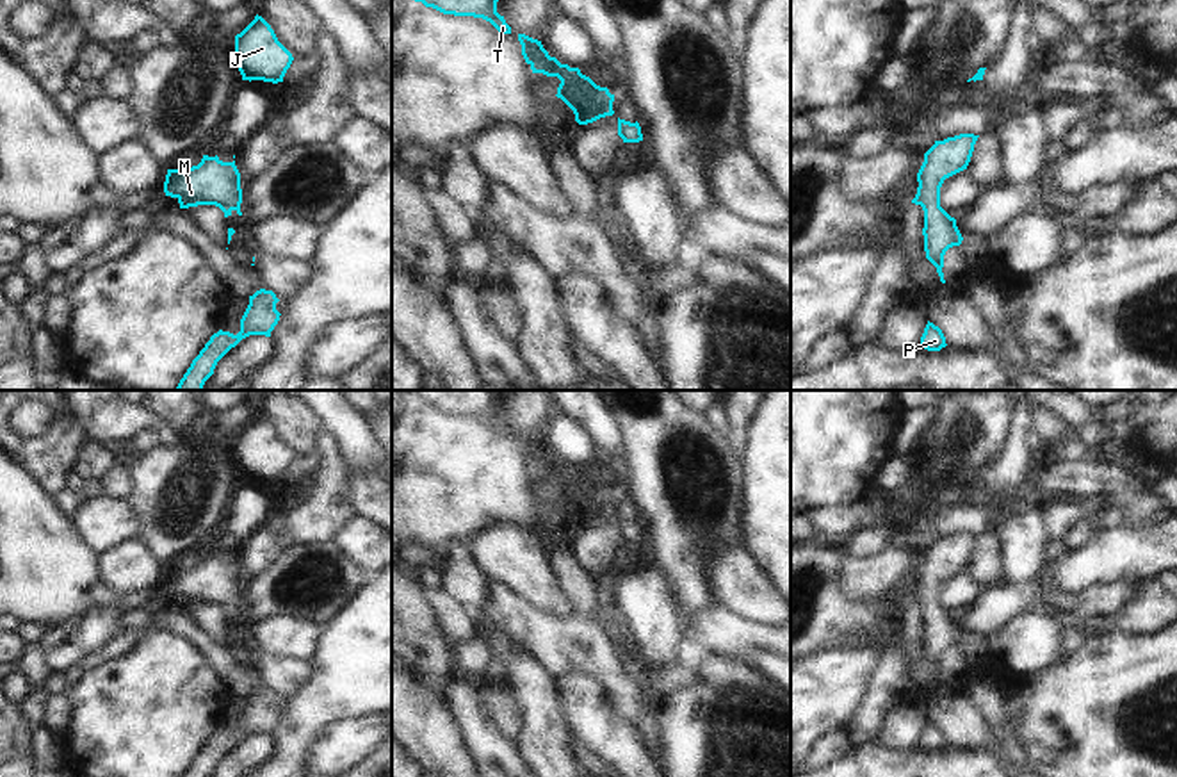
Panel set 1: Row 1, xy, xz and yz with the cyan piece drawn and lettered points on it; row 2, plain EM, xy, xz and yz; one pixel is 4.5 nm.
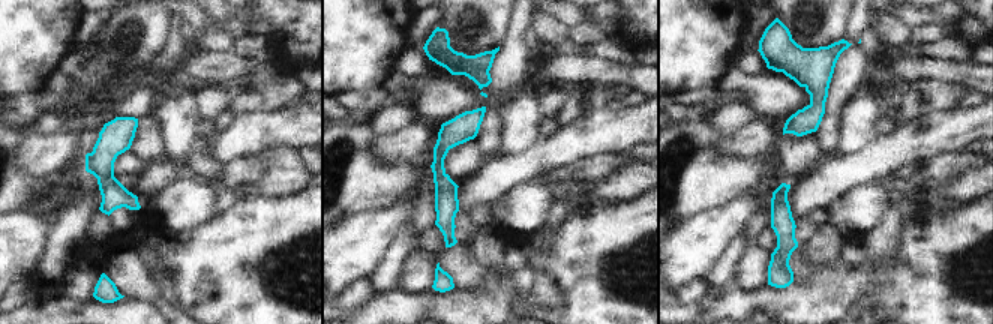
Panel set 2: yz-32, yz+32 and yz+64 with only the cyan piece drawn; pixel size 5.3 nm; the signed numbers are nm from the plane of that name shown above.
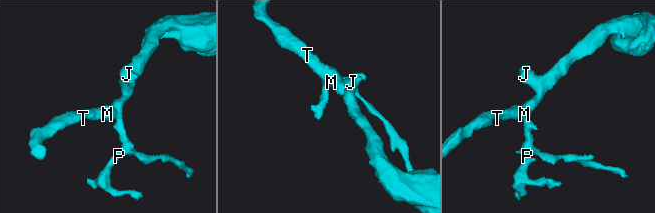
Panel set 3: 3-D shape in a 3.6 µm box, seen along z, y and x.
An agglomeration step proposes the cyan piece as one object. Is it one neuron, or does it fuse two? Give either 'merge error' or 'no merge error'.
no merge error

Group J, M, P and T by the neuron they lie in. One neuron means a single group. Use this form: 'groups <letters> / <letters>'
groups J M P T

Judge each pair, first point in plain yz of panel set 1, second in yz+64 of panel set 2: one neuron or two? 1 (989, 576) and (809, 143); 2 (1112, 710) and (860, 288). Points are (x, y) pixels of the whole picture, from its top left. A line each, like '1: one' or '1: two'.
1: two
2: two

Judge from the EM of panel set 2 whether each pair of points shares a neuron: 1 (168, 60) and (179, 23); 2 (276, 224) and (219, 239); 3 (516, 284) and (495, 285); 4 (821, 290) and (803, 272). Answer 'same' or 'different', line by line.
1: same
2: same
3: same
4: different

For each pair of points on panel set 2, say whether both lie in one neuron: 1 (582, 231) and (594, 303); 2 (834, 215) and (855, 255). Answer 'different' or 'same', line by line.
1: same
2: different

